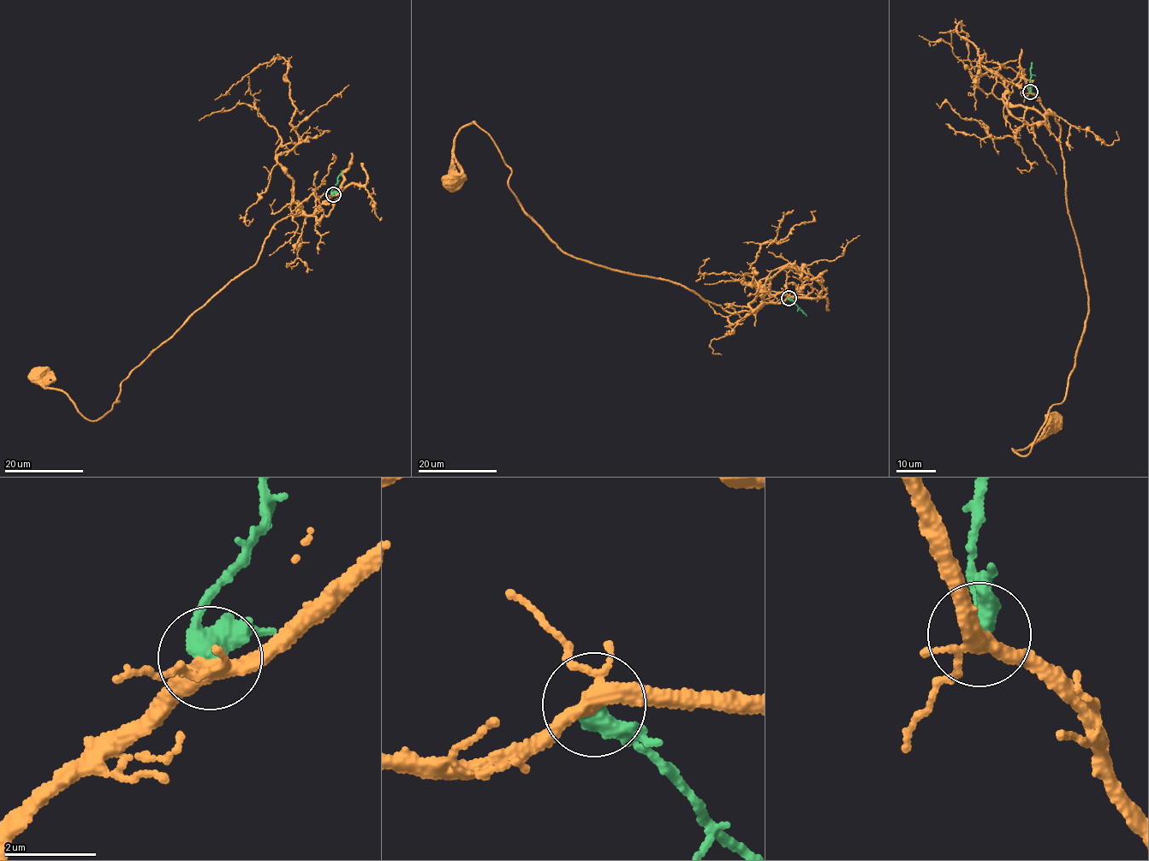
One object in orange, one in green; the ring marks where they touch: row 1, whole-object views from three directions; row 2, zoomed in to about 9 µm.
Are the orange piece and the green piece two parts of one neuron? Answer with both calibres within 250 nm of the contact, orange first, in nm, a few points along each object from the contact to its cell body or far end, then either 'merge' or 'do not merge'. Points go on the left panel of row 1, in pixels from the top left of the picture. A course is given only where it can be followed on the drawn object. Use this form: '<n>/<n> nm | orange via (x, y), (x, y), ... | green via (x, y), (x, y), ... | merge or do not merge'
300/400 nm | orange via (332, 194), (312, 214), (275, 223), (258, 260), (132, 370), (119, 401), (103, 417), (84, 417), (39, 377) | green via (332, 194), (342, 171) | do not merge

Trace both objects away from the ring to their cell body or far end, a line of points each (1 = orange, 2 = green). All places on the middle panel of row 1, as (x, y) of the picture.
1: (788, 298), (732, 313), (666, 280), (565, 252), (520, 206), (511, 170), (477, 124), (459, 129), (451, 184)
2: (788, 298), (806, 316)

